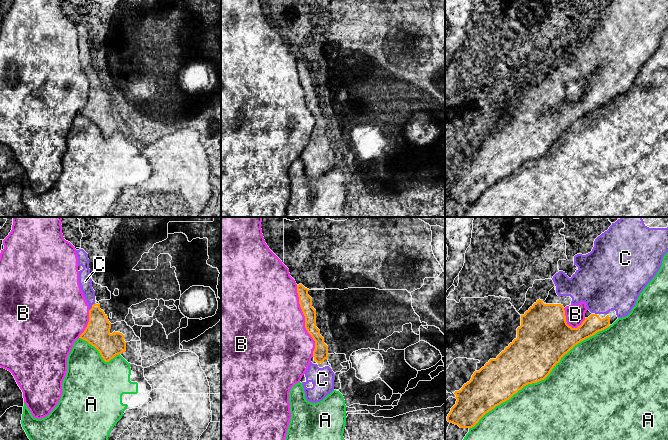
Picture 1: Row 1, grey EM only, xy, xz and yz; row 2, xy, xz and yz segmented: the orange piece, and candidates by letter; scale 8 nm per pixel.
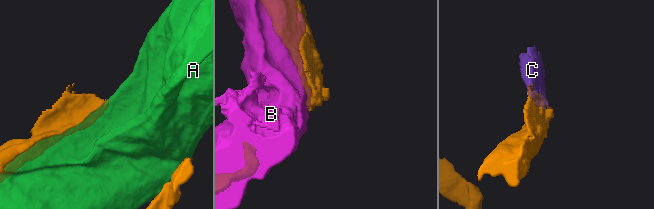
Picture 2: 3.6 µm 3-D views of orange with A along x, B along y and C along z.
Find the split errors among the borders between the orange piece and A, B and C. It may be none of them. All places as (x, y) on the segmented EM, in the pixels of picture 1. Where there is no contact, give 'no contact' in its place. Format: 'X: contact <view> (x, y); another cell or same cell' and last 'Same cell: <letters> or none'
A: contact yz (540, 380); another cell
B: contact xz (305, 321); another cell
C: contact xy (92, 306); same cell
Same cell: C

